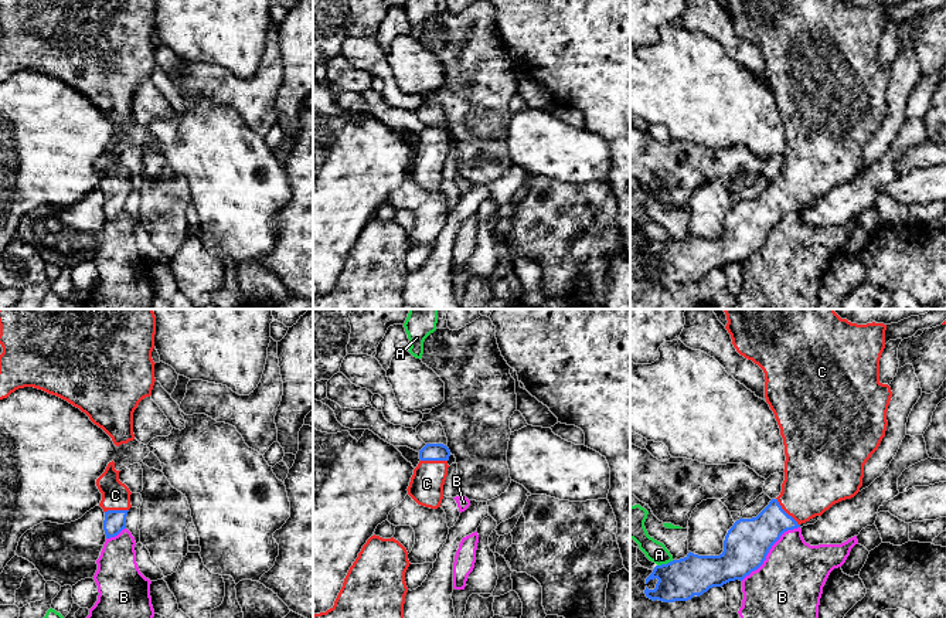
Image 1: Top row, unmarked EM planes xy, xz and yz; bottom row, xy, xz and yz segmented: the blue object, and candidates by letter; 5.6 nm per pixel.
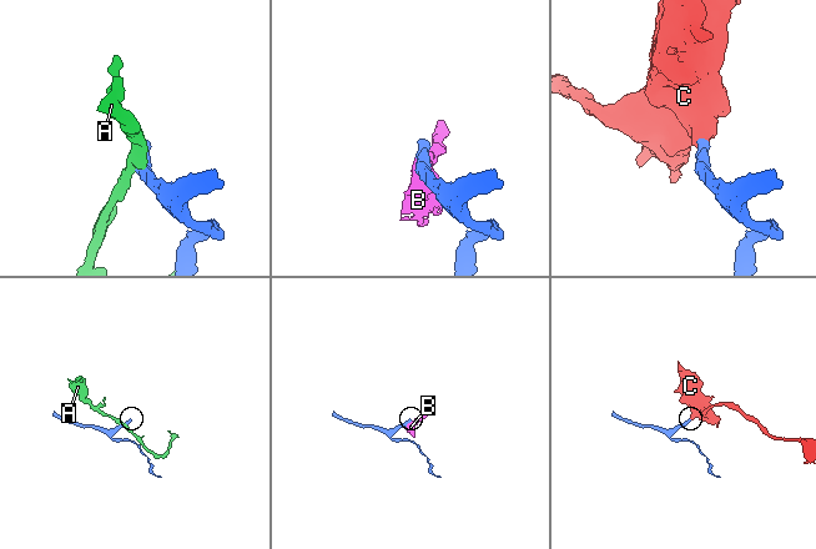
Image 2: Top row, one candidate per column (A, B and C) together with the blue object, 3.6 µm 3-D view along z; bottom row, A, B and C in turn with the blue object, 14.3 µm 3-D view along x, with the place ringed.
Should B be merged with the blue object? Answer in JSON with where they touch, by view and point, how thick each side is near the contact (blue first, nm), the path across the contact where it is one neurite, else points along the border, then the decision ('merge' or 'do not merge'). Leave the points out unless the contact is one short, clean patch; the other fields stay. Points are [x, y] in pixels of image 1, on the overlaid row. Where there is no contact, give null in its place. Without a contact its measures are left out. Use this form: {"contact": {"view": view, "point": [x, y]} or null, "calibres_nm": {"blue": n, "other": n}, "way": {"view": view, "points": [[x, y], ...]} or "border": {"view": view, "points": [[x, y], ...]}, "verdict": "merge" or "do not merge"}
{"contact": {"view": "yz", "point": [768, 552]}, "calibres_nm": {"blue": 260, "other": 380}, "border": {"view": "yz", "points": [[799, 526], [786, 530], [772, 546], [766, 559], [741, 580]]}, "verdict": "do not merge"}

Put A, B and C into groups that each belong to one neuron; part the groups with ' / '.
A / B / C

